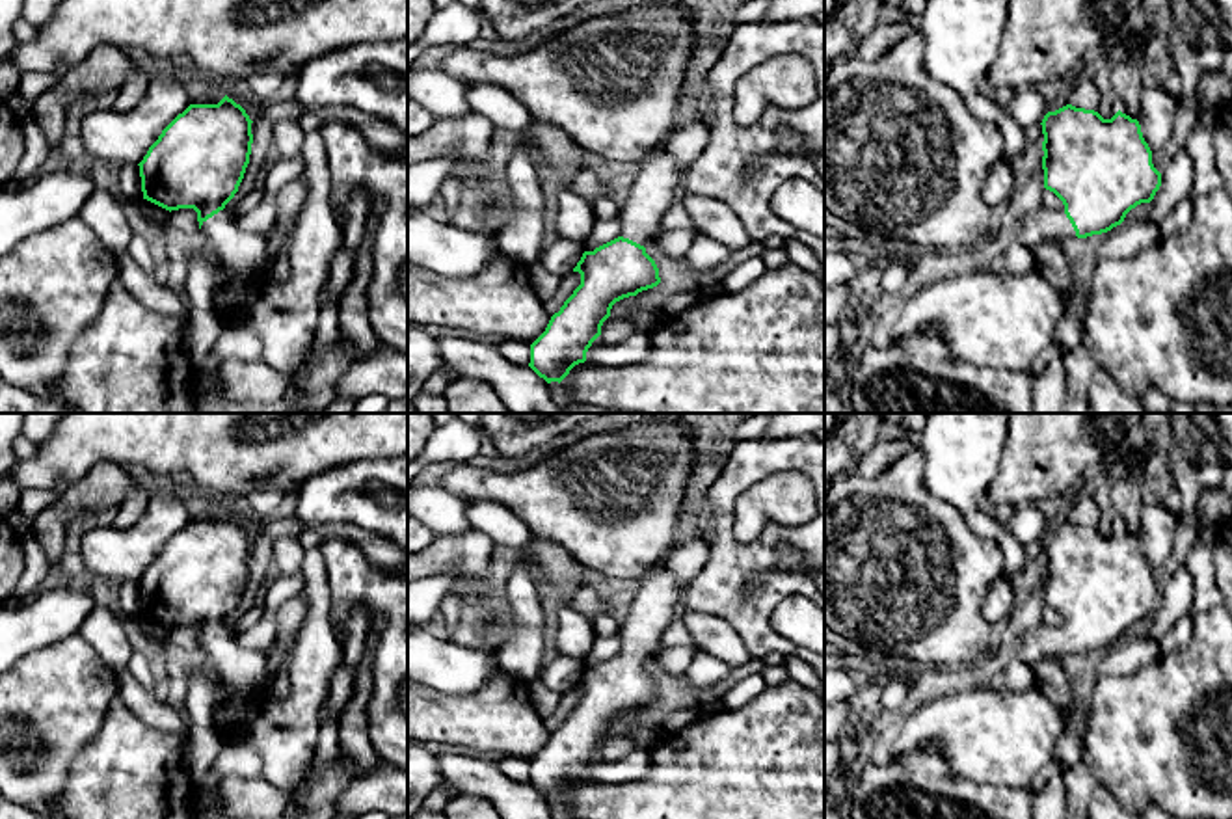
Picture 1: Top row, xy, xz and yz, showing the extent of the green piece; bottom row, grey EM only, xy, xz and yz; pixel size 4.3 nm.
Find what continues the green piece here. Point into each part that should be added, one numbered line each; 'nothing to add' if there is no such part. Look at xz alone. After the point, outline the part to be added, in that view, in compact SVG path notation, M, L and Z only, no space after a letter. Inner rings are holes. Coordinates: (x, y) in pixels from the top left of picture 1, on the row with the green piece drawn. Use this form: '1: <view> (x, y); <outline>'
1: xz (652, 194); M657 149L633 177L629 197L620 210L622 236L640 246L655 240L663 216L672 208L676 192L681 190L681 166Z

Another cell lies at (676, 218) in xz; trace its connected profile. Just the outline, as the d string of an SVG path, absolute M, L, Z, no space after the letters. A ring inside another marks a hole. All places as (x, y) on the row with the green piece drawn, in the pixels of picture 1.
M674 203L672 208L663 216L661 225L666 231L687 229L692 231L694 235L698 233L683 203Z

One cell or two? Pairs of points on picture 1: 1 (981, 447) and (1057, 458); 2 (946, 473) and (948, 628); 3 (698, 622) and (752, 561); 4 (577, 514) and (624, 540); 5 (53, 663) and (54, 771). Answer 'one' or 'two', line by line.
1: two
2: two
3: two
4: one
5: one

